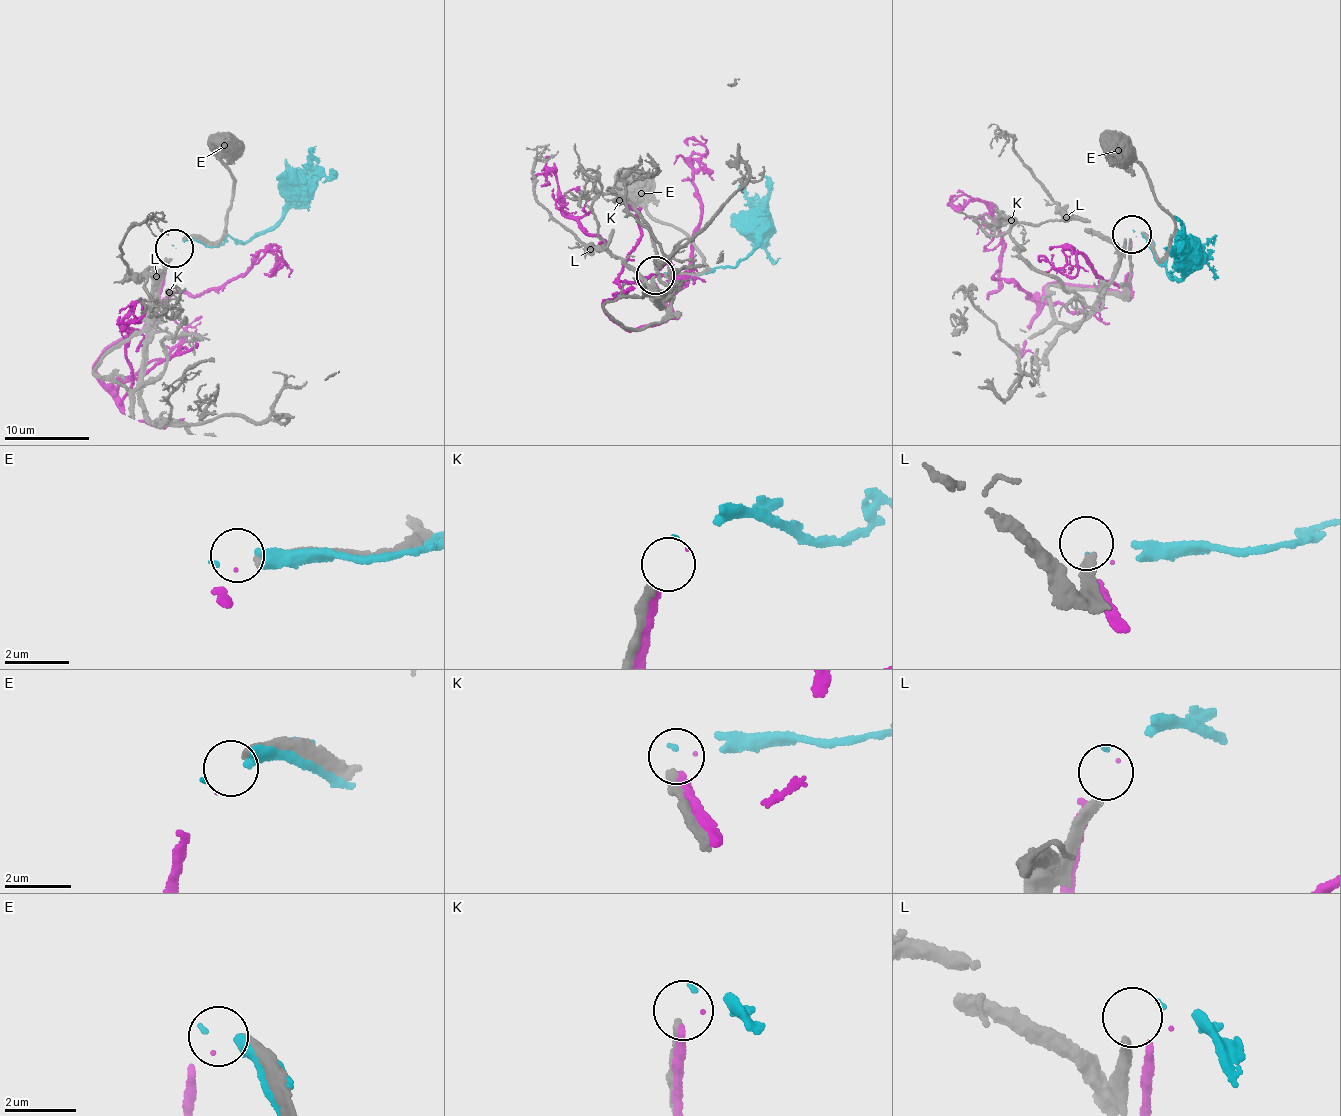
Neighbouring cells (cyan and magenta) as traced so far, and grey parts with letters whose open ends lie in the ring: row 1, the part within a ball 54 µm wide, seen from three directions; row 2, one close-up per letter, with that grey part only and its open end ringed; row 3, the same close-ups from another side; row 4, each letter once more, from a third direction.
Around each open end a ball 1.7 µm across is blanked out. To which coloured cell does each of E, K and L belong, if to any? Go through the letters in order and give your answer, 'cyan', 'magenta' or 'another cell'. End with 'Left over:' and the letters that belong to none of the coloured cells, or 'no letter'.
E: magenta
K: cyan
L: another cell
Left over: L

